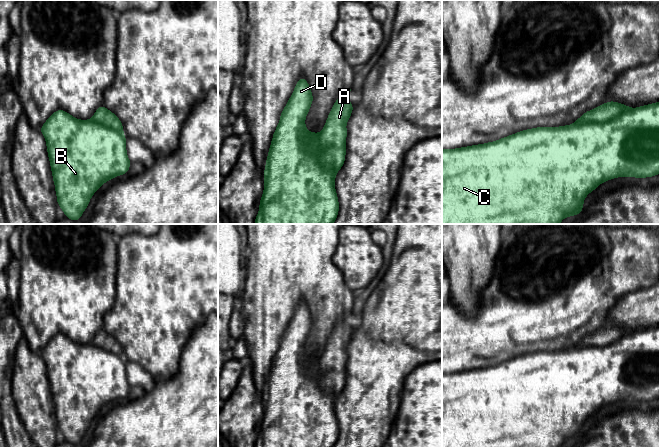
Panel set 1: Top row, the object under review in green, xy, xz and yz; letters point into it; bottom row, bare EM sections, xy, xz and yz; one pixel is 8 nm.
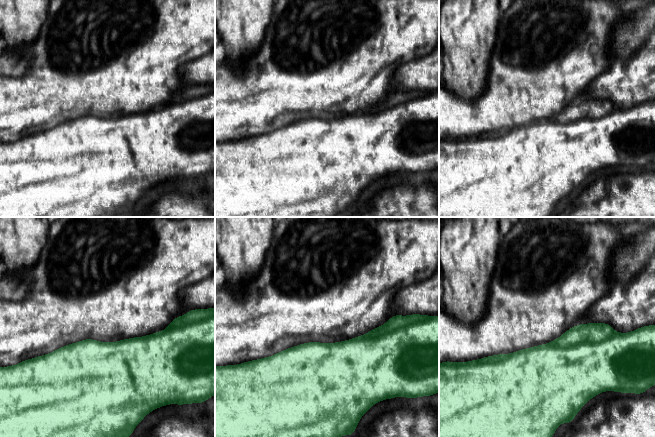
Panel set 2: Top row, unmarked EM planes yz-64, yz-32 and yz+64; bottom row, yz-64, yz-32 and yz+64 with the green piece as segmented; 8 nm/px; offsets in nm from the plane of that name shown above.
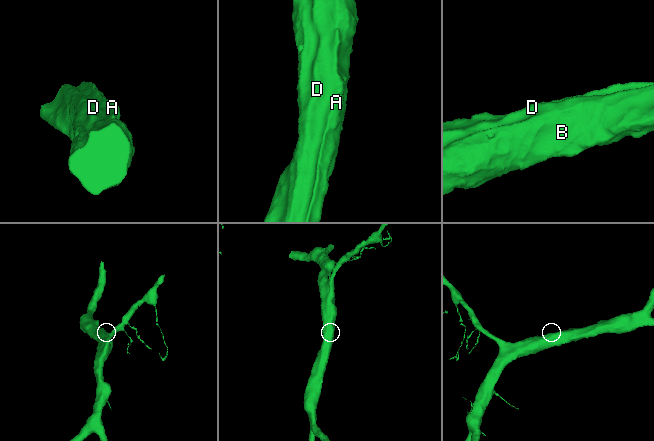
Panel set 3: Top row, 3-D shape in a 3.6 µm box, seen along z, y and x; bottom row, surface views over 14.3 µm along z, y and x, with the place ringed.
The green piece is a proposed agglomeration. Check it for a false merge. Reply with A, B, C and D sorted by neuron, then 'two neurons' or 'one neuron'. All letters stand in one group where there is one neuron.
A / B C D; two neurons

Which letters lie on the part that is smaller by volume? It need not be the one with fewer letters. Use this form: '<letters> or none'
A

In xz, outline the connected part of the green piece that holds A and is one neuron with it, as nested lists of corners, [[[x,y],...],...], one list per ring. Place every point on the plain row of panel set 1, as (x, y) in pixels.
[[[351,313],[345,314],[335,325],[320,357],[321,387],[331,391],[336,396],[340,395],[345,386],[346,347],[354,332],[352,327],[347,323],[350,315]]]

